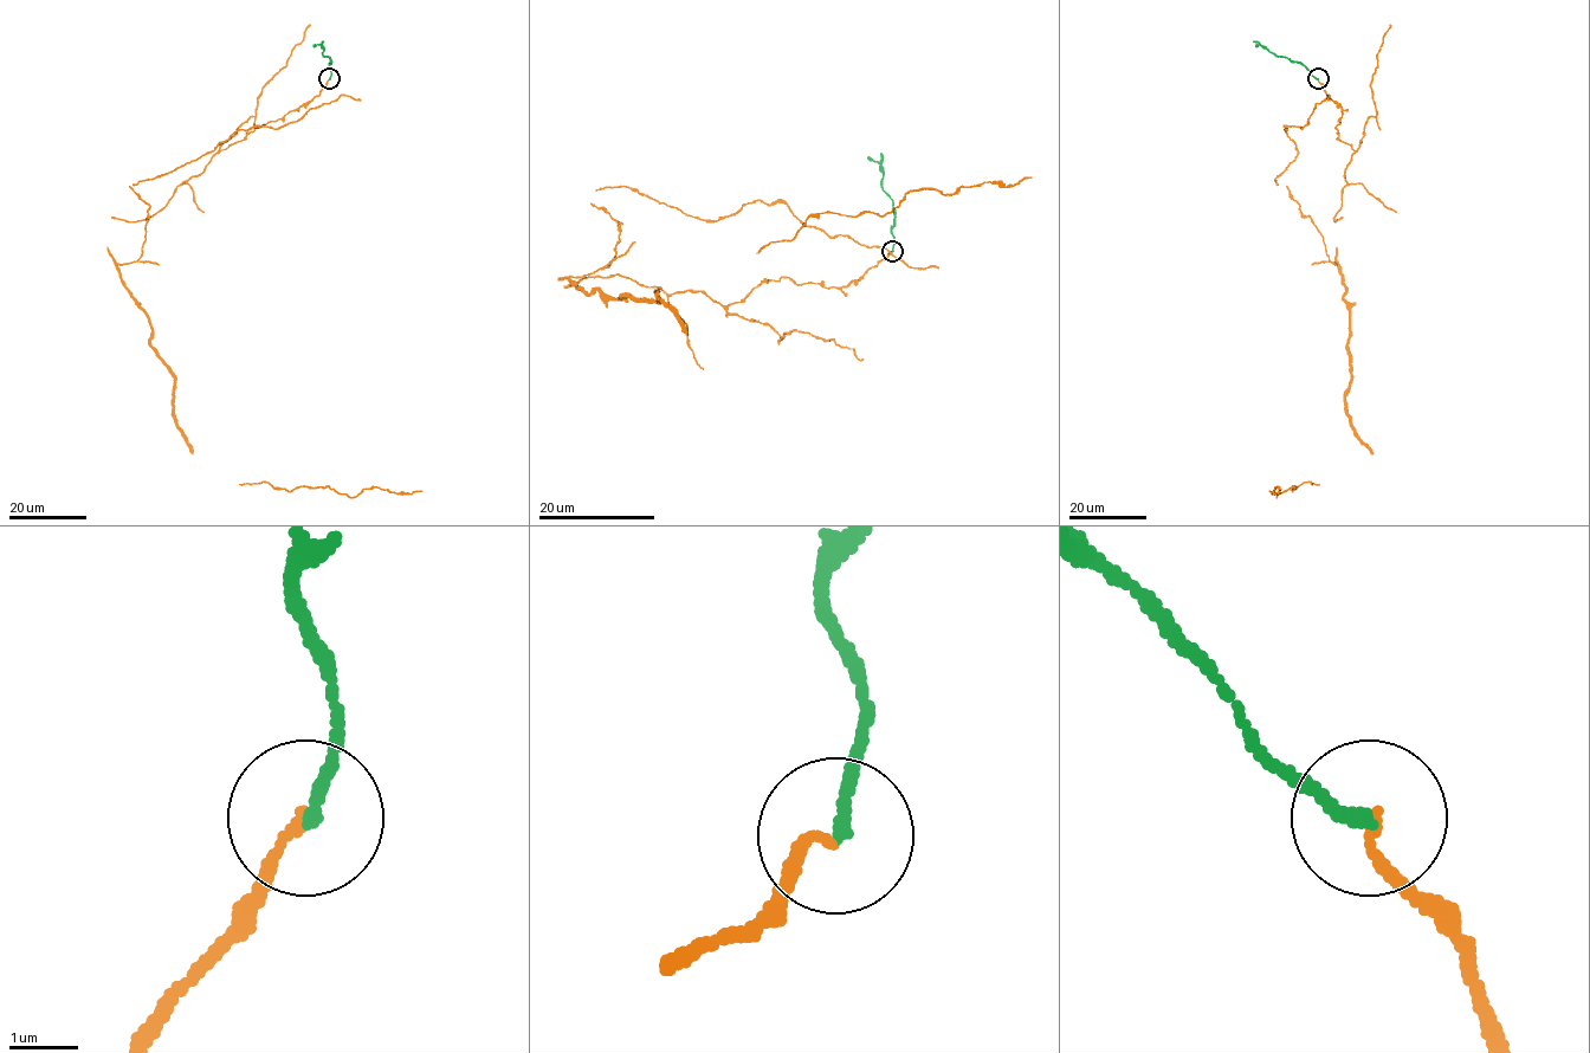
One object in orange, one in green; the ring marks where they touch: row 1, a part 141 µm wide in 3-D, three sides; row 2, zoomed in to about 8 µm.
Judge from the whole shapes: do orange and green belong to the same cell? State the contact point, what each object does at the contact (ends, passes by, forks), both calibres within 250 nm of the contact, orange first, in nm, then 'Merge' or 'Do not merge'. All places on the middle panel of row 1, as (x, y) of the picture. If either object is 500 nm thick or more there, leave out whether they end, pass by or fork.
Place: (892, 251). At the ring orange ends. At the ring green ends. Thickness 140 nm (orange) against 200 nm. Do not merge

